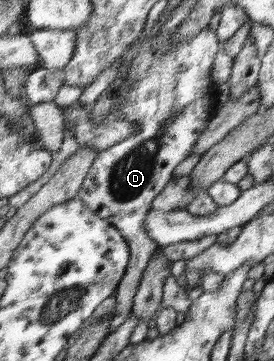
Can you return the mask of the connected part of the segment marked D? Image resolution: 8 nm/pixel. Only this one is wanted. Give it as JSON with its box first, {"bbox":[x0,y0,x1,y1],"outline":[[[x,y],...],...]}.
{"bbox":[77,27,220,337],"outline":[[[206,27],[193,39],[174,41],[172,37],[173,34],[161,37],[159,32],[152,39],[145,39],[141,52],[124,71],[127,77],[123,77],[125,81],[119,86],[116,95],[126,99],[122,111],[123,120],[139,128],[131,137],[98,153],[77,195],[99,217],[112,222],[130,246],[130,263],[123,275],[122,284],[118,285],[115,315],[110,321],[107,337],[133,311],[135,293],[157,249],[158,243],[151,239],[145,226],[150,205],[166,184],[174,179],[173,170],[193,153],[194,145],[209,127],[209,121],[205,119],[211,111],[211,65],[220,48],[218,35]]]}

